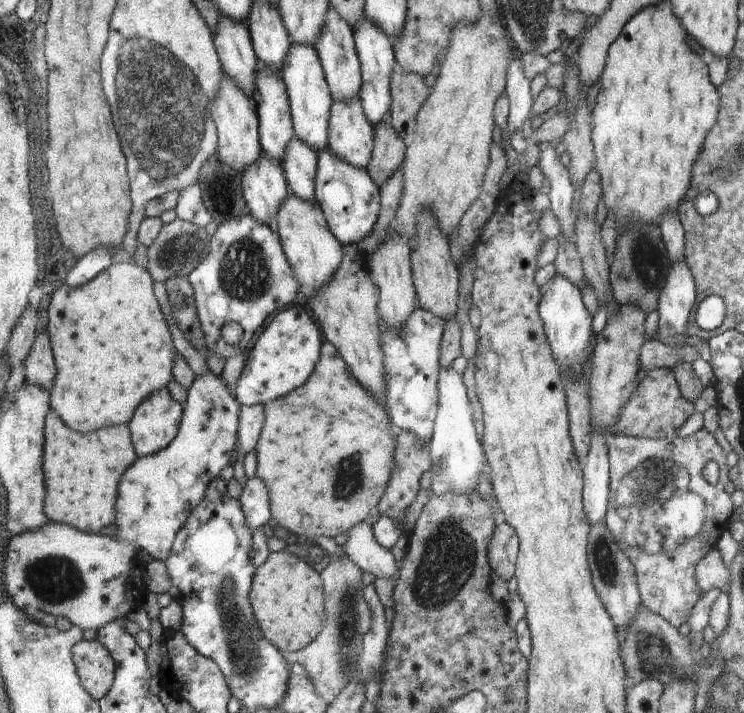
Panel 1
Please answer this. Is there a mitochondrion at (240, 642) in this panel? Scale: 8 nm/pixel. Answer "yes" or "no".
yes

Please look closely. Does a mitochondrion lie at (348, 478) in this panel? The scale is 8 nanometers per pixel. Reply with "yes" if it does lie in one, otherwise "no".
yes

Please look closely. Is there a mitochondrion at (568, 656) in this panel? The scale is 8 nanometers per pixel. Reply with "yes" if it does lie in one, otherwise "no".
no

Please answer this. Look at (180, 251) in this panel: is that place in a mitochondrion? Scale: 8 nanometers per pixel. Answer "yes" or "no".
yes

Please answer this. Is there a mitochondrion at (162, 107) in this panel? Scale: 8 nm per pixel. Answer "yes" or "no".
yes

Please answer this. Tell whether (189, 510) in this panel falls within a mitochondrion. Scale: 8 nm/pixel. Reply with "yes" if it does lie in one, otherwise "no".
no

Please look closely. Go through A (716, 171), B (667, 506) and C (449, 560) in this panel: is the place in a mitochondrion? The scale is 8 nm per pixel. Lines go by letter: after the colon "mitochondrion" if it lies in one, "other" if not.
A: mitochondrion
B: mitochondrion
C: mitochondrion

